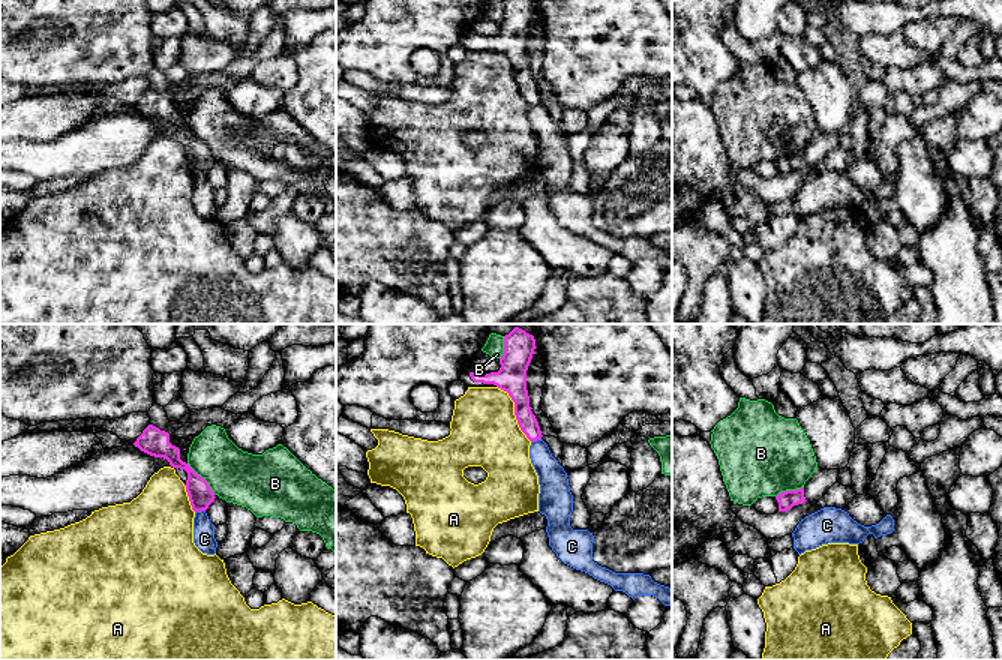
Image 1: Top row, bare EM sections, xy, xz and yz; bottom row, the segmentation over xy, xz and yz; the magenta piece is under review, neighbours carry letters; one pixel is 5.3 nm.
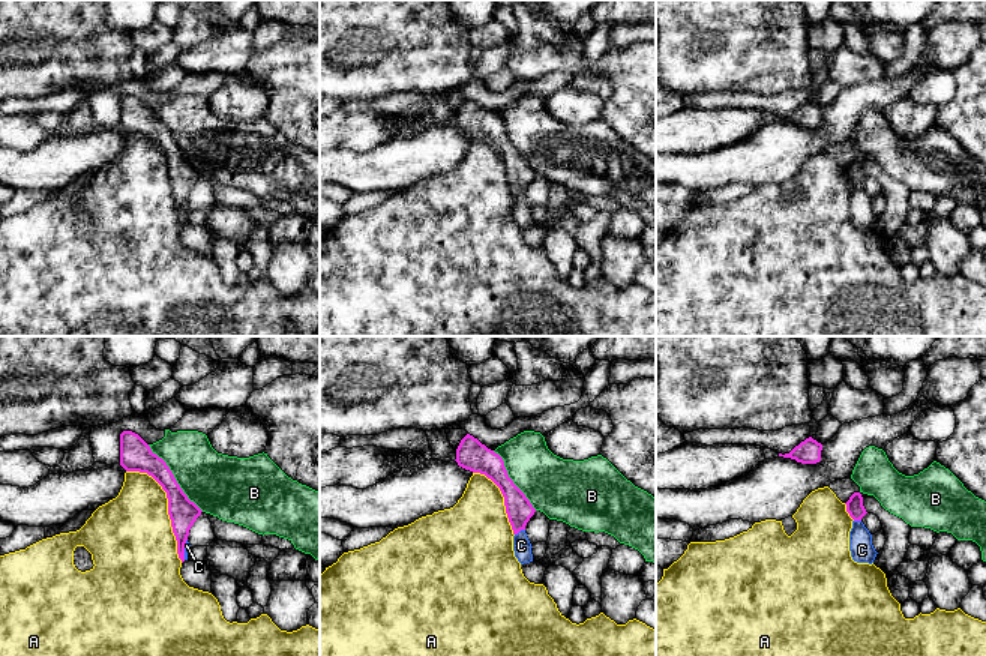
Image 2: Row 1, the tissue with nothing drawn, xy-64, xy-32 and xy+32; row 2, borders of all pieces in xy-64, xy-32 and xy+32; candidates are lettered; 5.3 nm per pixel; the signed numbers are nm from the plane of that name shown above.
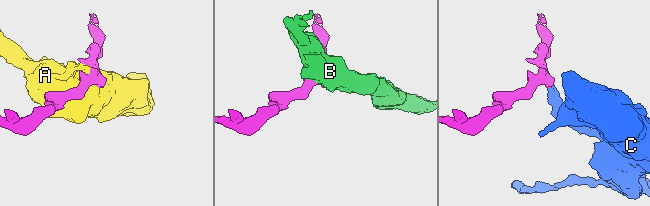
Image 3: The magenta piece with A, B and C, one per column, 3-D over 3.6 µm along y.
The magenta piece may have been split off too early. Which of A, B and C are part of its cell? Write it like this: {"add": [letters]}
{"add": ["C"]}

